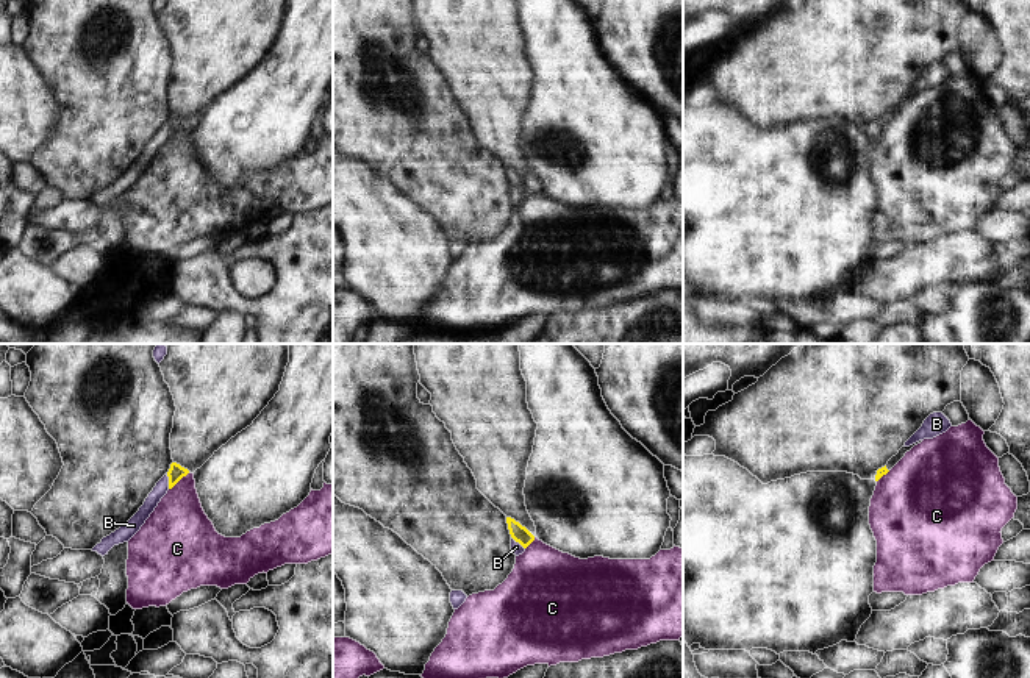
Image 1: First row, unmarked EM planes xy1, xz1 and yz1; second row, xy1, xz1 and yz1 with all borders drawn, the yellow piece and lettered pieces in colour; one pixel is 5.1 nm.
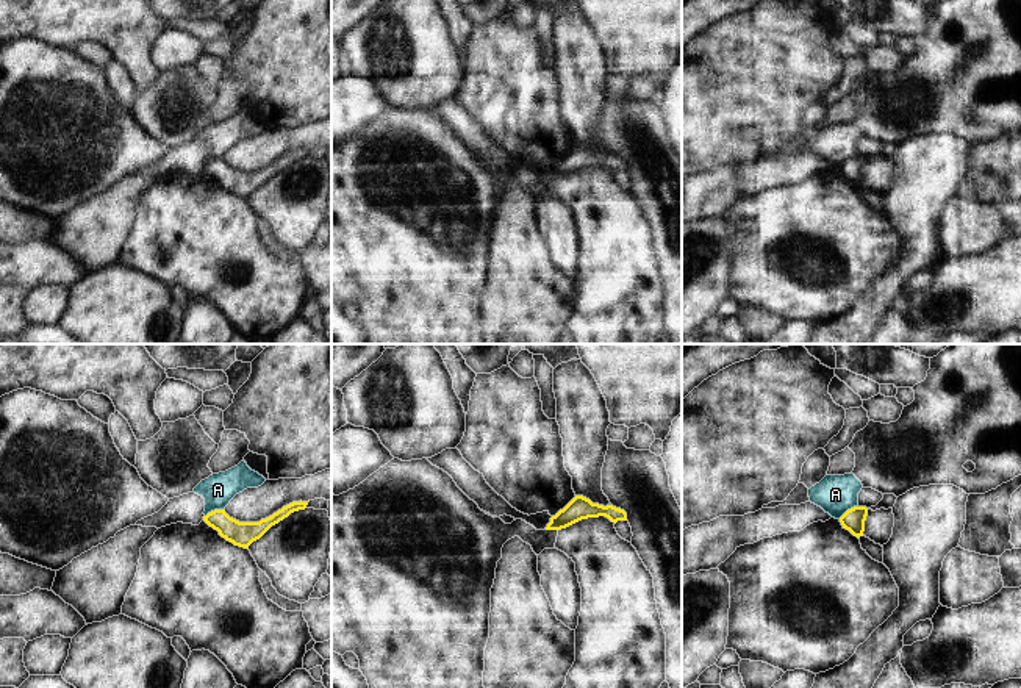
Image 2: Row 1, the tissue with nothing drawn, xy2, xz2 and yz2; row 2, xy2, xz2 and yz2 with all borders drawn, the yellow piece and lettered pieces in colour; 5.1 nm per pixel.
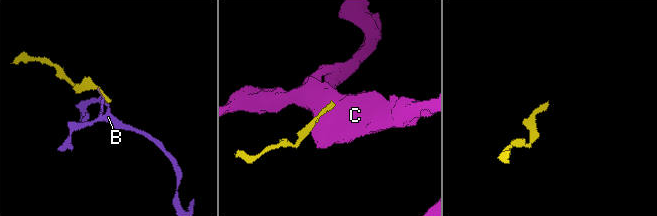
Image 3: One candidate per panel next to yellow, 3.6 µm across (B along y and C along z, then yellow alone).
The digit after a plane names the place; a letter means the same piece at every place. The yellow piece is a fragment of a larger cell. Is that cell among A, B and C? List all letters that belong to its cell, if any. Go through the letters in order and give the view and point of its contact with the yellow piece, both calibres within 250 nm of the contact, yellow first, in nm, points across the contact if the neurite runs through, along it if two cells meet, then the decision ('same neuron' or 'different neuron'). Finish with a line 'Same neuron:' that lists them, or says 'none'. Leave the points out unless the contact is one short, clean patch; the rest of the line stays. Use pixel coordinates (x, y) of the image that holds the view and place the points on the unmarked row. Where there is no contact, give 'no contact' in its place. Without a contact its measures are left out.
A: xy2 (214, 160) | 130/170 nm | along xy2 (224, 158), (214, 158), (205, 166) | different neuron
B: xy1 (169, 132) | 80/70 nm | along xy1 (166, 124), (169, 138) | different neuron
C: xy1 (178, 130) | 80/320 nm | along xy1 (189, 122), (169, 139) | different neuron
Same neuron: none

